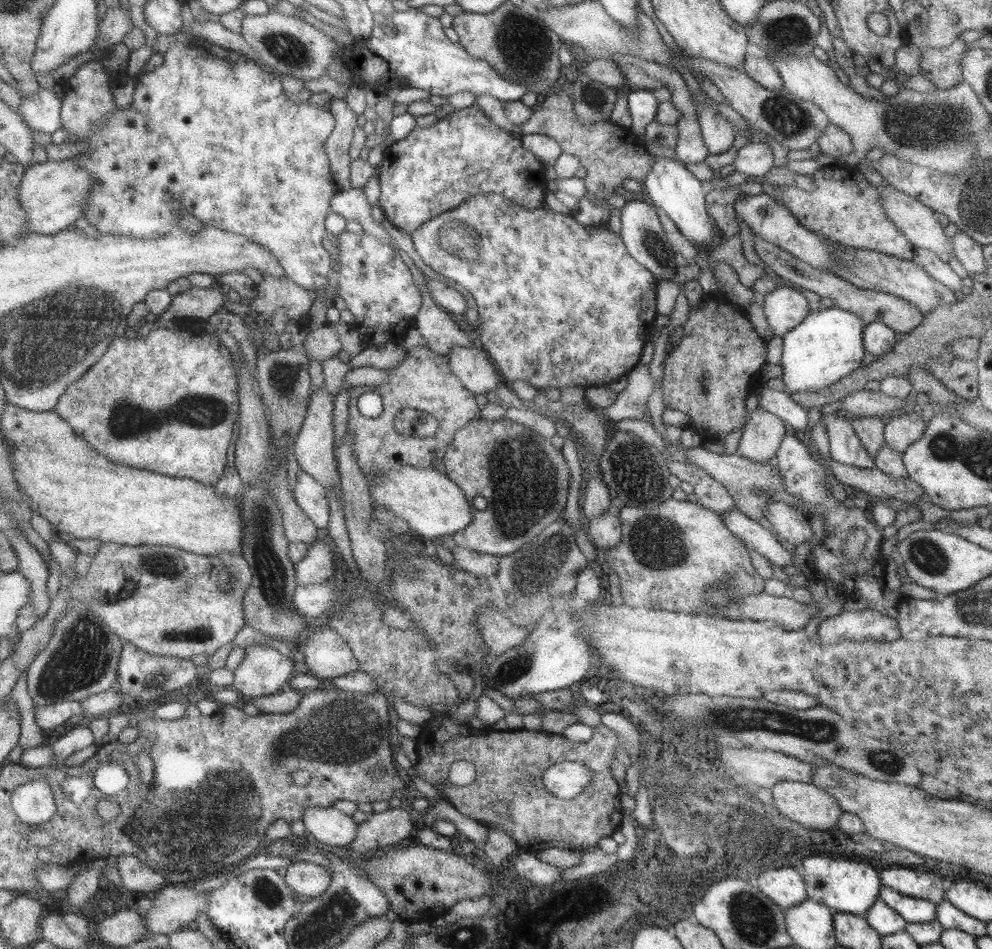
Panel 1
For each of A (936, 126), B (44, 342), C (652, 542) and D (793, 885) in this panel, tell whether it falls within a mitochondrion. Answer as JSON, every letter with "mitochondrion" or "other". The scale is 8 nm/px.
{"A":"mitochondrion","B":"mitochondrion","C":"mitochondrion","D":"other"}

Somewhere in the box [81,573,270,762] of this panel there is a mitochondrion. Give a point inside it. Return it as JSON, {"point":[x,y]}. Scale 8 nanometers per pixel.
{"point":[154,680]}

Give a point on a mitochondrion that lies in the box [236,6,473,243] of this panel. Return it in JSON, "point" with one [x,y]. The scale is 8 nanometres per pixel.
{"point":[291,52]}

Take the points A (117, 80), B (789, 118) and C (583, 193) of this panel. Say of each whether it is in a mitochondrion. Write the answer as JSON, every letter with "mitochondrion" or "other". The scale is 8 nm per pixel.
{"A":"other","B":"mitochondrion","C":"other"}

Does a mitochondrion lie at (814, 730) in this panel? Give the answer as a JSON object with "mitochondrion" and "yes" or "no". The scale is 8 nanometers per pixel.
{"mitochondrion":"yes"}

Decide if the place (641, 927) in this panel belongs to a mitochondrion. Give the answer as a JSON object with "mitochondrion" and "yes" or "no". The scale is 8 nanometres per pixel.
{"mitochondrion":"no"}

